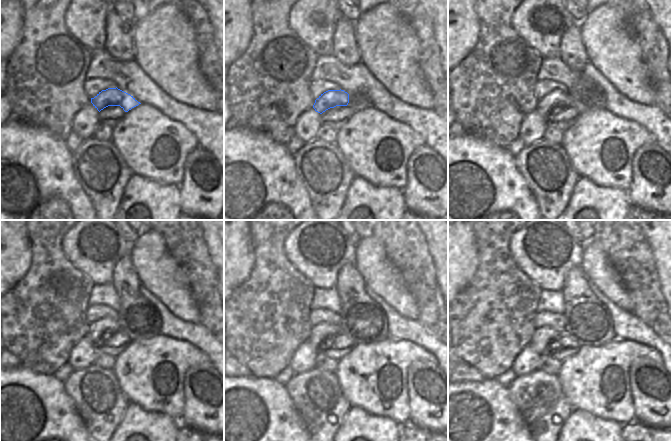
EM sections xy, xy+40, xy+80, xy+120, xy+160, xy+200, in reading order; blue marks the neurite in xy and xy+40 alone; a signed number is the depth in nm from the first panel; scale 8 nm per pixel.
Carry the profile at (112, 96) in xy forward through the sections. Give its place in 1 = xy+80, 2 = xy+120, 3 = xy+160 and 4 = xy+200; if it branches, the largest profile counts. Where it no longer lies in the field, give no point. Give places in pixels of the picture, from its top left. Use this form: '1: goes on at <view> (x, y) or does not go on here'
1: goes on at xy+80 (556, 99)
2: goes on at xy+120 (103, 326)
3: goes on at xy+160 (323, 330)
4: goes on at xy+200 (542, 336)

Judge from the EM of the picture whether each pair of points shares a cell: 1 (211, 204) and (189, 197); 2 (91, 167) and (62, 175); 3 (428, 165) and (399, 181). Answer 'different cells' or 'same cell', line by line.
1: same cell
2: different cells
3: different cells

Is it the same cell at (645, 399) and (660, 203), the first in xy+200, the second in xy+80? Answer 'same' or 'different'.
same

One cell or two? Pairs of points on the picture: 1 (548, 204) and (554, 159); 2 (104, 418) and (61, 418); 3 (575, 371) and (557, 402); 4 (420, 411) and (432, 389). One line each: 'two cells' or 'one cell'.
1: one cell
2: two cells
3: two cells
4: one cell

